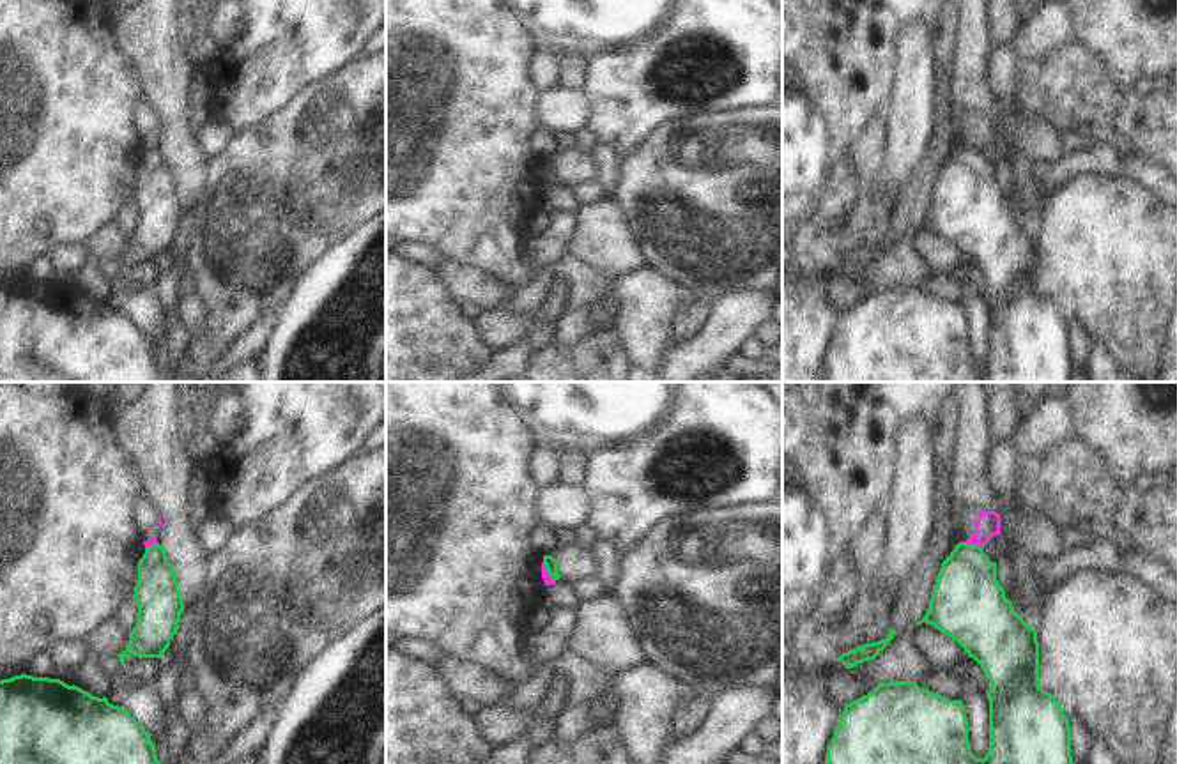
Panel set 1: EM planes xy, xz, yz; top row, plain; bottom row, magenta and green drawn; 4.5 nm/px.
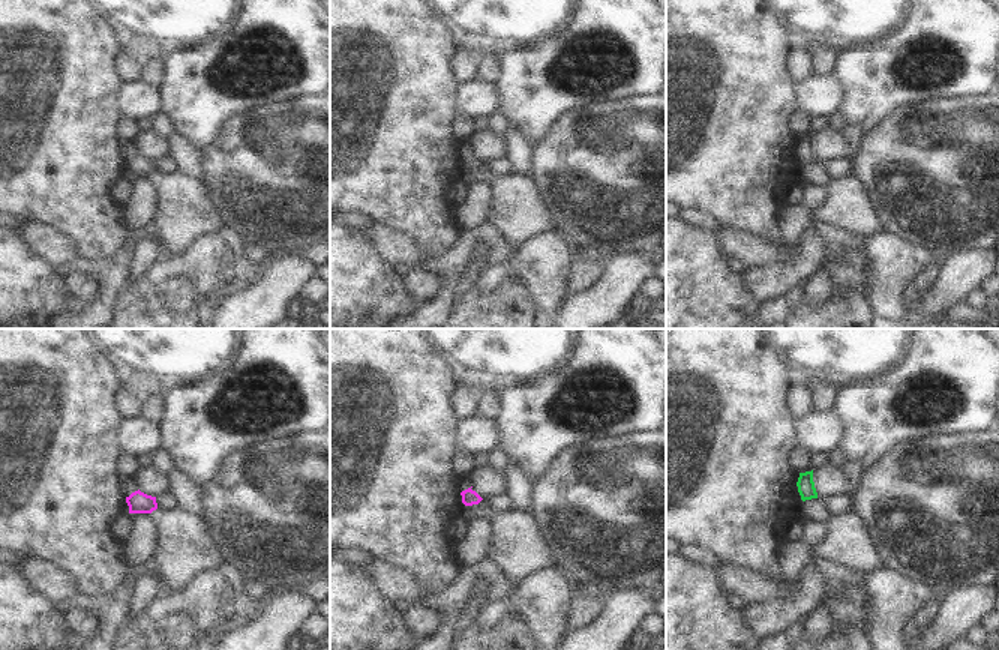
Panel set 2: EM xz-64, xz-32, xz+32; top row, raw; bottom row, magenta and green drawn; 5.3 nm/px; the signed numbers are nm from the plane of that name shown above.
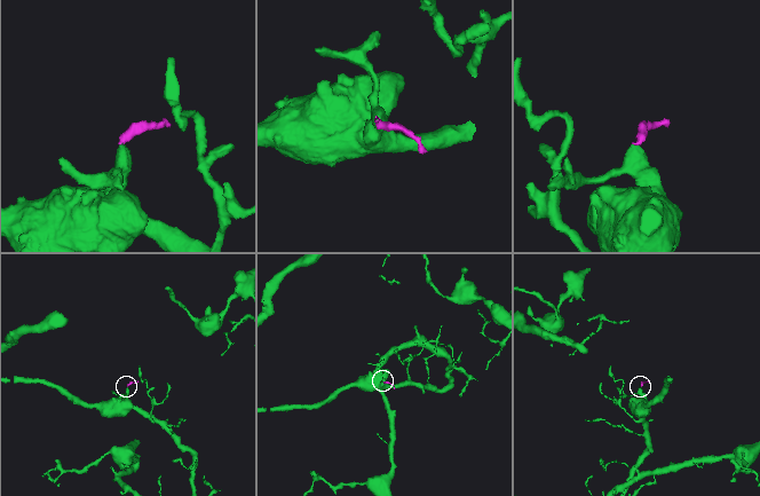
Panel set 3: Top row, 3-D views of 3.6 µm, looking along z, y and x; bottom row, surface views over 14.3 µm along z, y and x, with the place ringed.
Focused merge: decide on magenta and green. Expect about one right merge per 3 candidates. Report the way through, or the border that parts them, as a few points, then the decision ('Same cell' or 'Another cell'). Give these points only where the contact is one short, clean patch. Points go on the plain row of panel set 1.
Boundary: yz (961, 145), (981, 152). Another cell

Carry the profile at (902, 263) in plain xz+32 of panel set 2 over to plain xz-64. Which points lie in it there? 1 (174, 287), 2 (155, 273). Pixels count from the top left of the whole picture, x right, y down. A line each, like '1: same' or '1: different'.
1: different
2: same

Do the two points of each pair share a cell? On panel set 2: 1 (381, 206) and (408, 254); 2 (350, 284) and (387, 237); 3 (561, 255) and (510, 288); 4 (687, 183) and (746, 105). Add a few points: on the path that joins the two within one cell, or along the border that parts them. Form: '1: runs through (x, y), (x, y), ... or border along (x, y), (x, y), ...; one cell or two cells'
1: border along (374, 221), (381, 221), (404, 231), (422, 249); two cells
2: border along (363, 231), (371, 245), (393, 267); two cells
3: border along (513, 278), (497, 287); two cells
4: runs through (692, 164), (693, 158), (726, 125); one cell

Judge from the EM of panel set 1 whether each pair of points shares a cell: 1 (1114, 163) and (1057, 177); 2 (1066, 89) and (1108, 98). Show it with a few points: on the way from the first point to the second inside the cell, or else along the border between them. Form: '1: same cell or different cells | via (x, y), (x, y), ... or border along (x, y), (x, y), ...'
1: same cell | via (1100, 163), (1071, 165)
2: same cell | via (1076, 91), (1098, 98)

